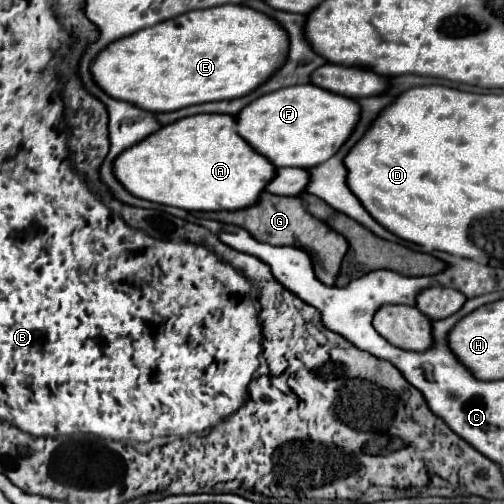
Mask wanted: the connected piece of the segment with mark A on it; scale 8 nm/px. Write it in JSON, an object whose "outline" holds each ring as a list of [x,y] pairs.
{"outline":[[[192,115],[164,125],[152,137],[124,149],[114,159],[112,171],[134,197],[186,211],[230,211],[254,205],[276,167],[236,133],[232,115]]]}

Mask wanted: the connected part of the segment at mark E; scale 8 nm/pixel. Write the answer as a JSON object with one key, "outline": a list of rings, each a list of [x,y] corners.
{"outline":[[[220,5],[178,15],[170,21],[162,21],[160,25],[140,29],[130,37],[122,37],[110,43],[108,49],[102,49],[102,53],[92,61],[90,71],[94,83],[100,89],[104,89],[106,95],[118,101],[122,99],[126,103],[132,103],[144,111],[166,113],[198,103],[236,99],[248,95],[264,79],[268,79],[278,69],[278,65],[282,65],[284,59],[286,33],[282,33],[282,27],[274,23],[274,19],[244,5]]]}

